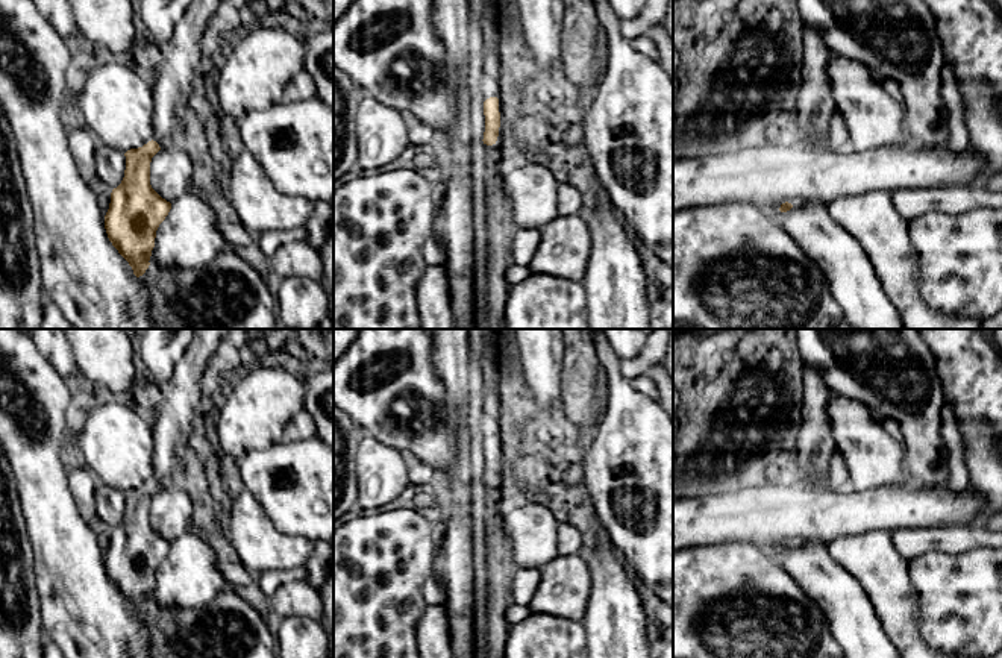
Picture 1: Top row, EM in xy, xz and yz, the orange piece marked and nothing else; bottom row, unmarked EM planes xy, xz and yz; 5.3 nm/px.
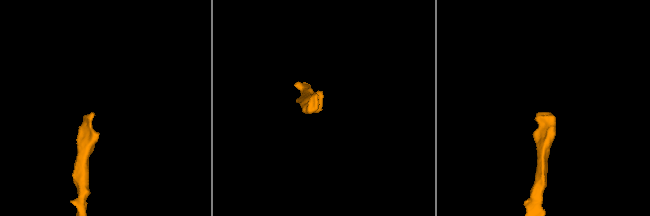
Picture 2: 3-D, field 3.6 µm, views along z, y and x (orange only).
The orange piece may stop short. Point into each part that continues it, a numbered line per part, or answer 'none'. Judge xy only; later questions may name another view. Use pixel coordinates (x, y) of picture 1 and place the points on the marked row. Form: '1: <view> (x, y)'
1: xy (175, 87)

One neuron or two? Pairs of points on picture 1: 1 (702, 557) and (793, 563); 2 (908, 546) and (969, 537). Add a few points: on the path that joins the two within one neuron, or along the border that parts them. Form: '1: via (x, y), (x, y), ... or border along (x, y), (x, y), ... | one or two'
1: border along (767, 548), (772, 558), (799, 585) | two
2: via (923, 540), (954, 538) | one

